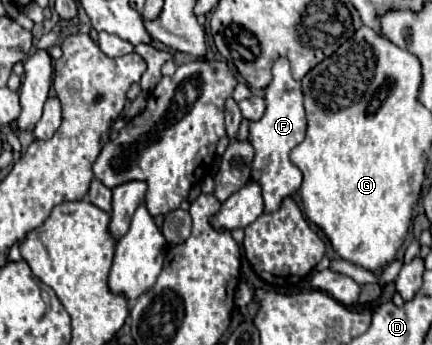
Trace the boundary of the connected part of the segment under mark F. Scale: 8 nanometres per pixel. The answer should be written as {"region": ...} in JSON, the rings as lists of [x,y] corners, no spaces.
{"region":[[[279,57],[273,63],[273,79],[267,85],[267,111],[261,121],[249,123],[249,141],[255,147],[255,159],[251,163],[251,179],[255,179],[263,189],[265,211],[271,213],[279,209],[281,201],[293,193],[297,193],[301,185],[301,171],[289,161],[289,153],[295,145],[305,139],[305,109],[303,109],[303,93],[301,83],[291,77],[289,59]]]}

